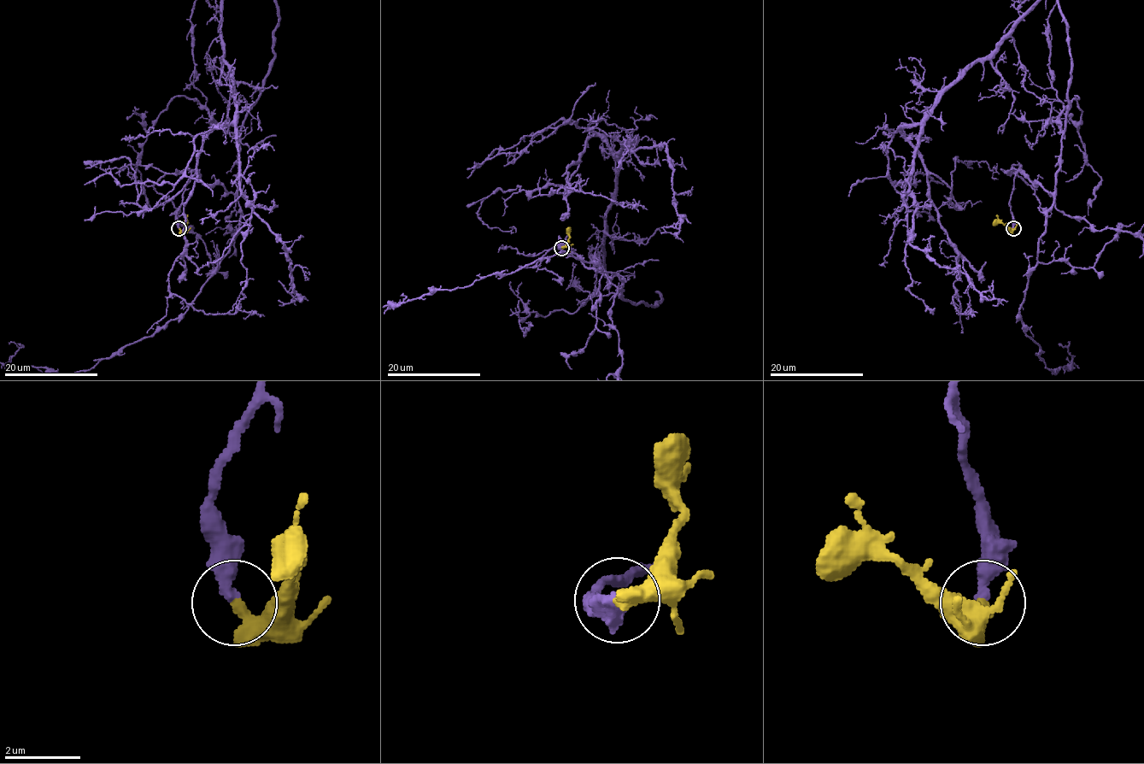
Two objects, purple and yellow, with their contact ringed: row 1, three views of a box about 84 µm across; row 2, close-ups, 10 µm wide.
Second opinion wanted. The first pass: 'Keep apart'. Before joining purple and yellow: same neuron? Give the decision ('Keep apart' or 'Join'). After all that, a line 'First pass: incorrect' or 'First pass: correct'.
Join
First pass: incorrect

